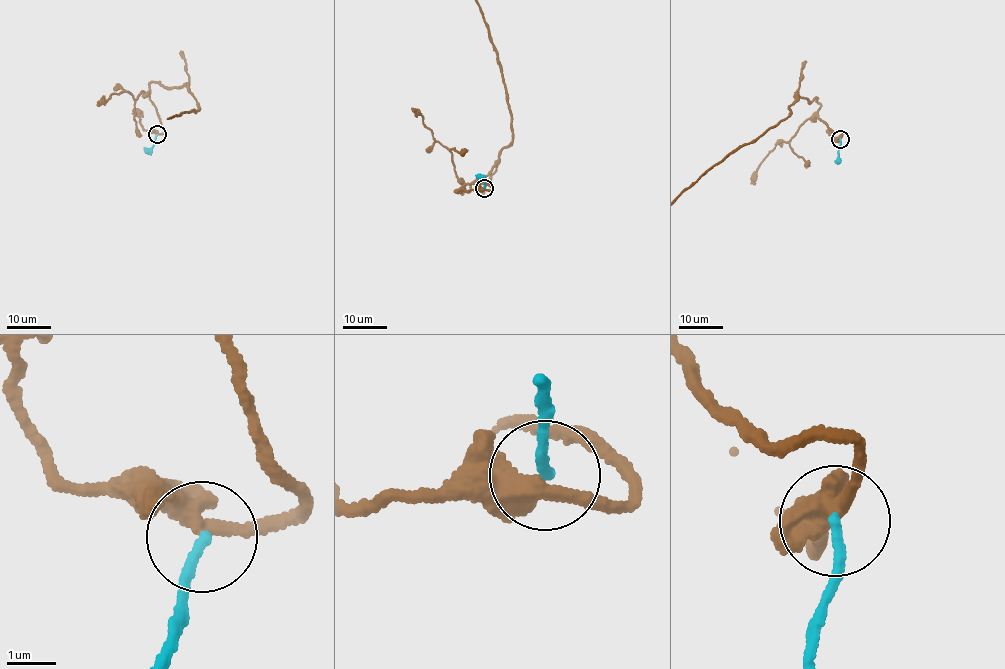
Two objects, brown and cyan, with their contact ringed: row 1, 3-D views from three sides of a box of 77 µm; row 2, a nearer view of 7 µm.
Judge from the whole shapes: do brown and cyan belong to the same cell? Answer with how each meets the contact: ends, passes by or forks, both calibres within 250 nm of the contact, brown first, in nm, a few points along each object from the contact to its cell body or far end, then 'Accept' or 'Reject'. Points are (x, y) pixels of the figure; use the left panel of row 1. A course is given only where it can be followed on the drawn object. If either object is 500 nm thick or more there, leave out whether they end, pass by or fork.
At the ring brown passes by. At the ring cyan ends. Thickness 360 nm (brown) against 200 nm. Course of cyan: (156, 135), (154, 144), (144, 152). Reject

